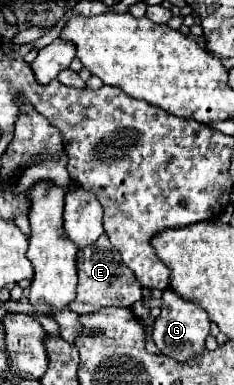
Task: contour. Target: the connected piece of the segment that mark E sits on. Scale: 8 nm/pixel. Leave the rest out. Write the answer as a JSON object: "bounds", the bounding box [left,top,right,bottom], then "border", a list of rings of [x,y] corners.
{"bounds":[69,235,141,313],"border":[[[101,235],[97,243],[81,249],[77,253],[77,271],[79,271],[79,285],[77,285],[77,299],[69,305],[75,313],[93,313],[101,307],[131,307],[141,299],[141,285],[131,273],[127,265],[121,263],[119,253],[109,243],[107,235]]]}

